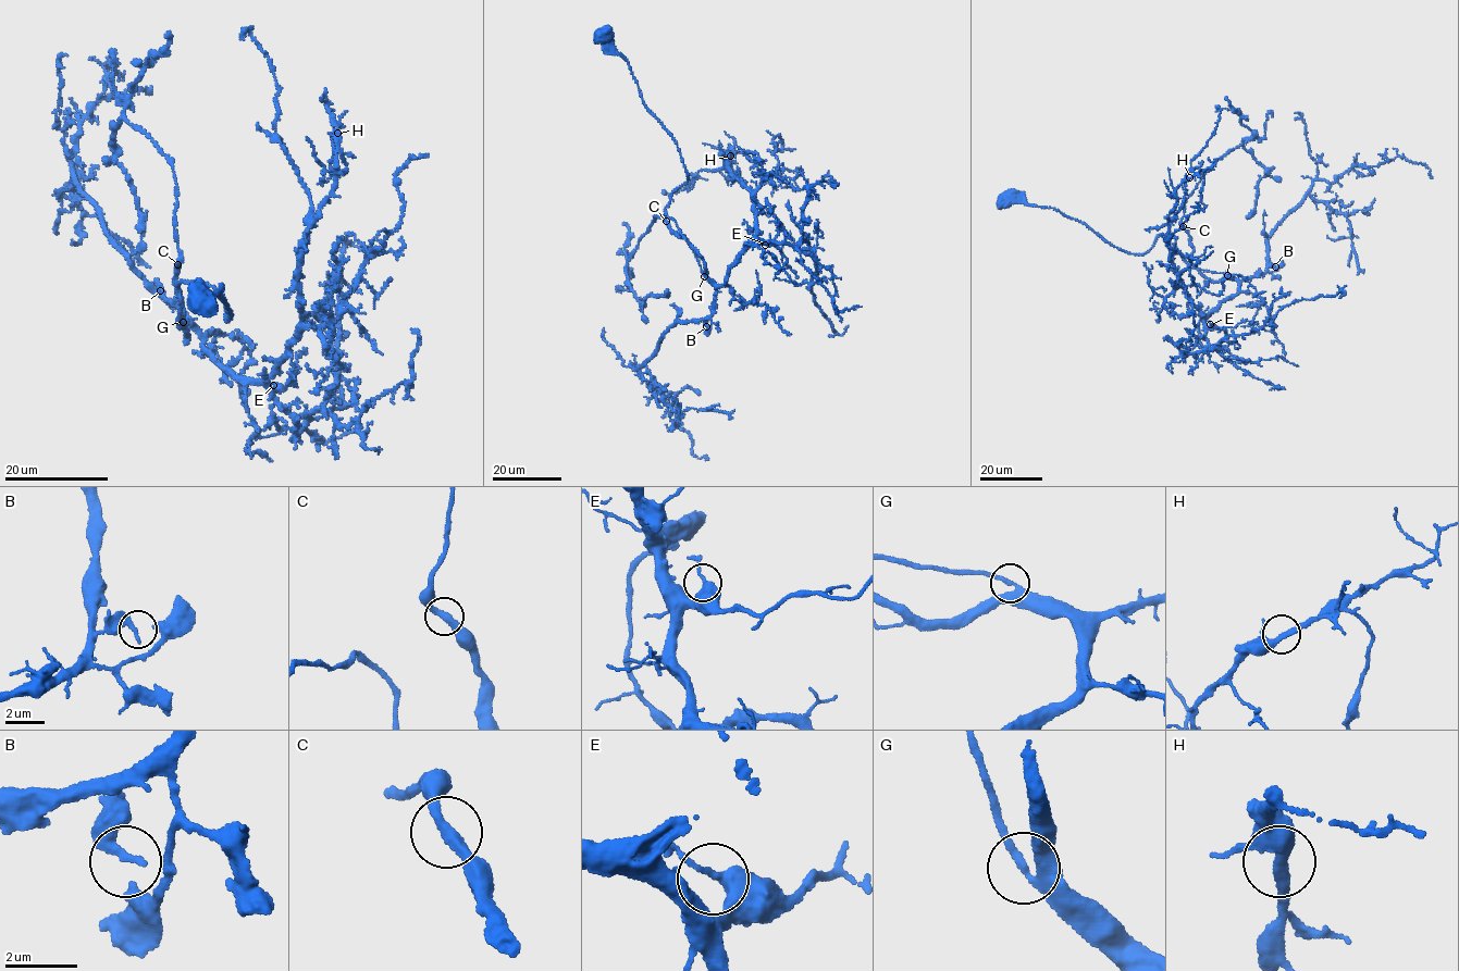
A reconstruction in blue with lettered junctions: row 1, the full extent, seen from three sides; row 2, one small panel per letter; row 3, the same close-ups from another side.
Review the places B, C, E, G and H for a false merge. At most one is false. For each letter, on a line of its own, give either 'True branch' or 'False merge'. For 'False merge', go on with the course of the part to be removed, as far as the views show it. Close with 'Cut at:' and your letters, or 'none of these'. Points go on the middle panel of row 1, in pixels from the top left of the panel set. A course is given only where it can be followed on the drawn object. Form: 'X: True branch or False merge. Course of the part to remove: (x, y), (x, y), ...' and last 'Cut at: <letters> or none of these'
B: True branch
C: True branch
E: True branch
G: True branch
H: True branch
Cut at: none of these

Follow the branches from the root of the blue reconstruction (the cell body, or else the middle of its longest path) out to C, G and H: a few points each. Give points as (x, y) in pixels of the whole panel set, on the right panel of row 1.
C: (1004, 199), (1059, 210), (1134, 254), (1146, 253), (1159, 235), (1170, 233), (1194, 269), (1192, 246), (1183, 226)
G: (1004, 199), (1014, 197), (1059, 210), (1134, 254), (1146, 253), (1159, 235), (1170, 233), (1190, 268), (1227, 274)
H: (1004, 199), (1134, 254), (1170, 233), (1190, 268), (1236, 281), (1203, 318), (1170, 250), (1189, 177)

